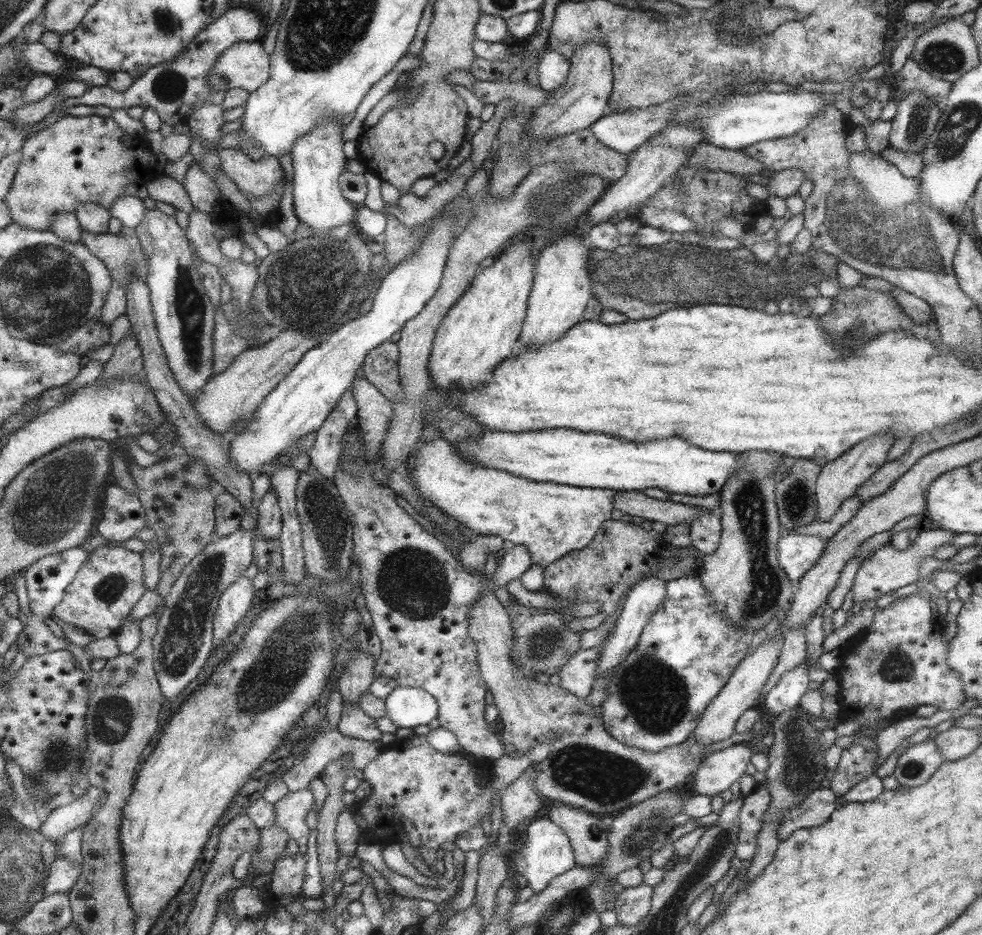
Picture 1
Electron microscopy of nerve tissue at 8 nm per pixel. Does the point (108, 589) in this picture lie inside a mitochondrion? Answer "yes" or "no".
yes

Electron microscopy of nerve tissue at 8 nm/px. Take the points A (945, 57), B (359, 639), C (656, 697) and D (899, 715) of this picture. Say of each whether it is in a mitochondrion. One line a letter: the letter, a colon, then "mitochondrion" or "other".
A: mitochondrion
B: other
C: mitochondrion
D: other

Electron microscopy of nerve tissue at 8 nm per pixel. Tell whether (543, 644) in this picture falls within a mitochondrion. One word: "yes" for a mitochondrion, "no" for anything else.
yes

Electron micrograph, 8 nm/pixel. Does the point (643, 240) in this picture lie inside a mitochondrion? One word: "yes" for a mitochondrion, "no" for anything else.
yes

